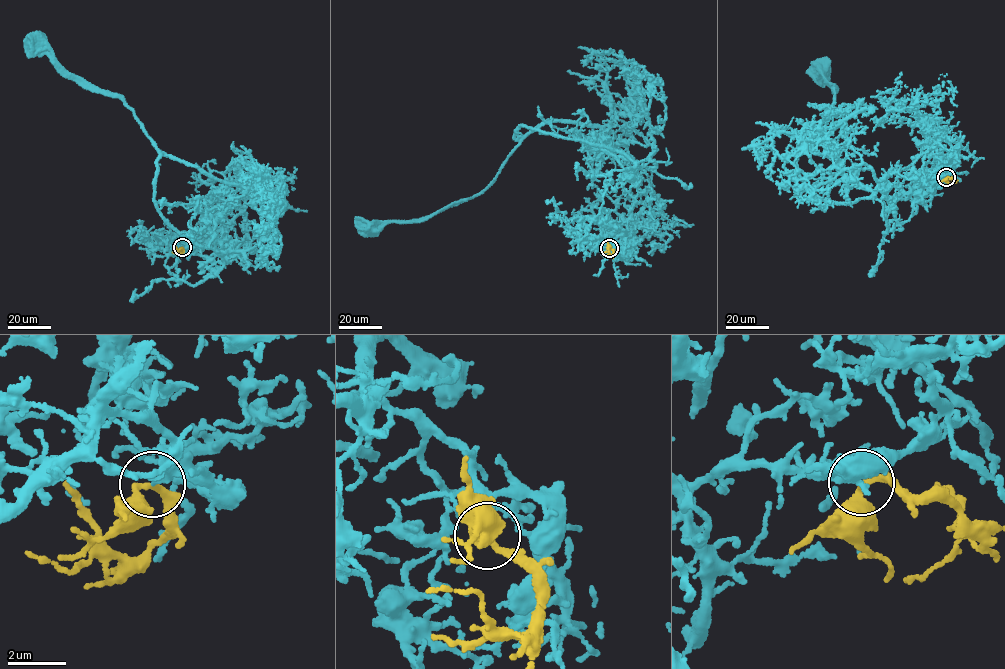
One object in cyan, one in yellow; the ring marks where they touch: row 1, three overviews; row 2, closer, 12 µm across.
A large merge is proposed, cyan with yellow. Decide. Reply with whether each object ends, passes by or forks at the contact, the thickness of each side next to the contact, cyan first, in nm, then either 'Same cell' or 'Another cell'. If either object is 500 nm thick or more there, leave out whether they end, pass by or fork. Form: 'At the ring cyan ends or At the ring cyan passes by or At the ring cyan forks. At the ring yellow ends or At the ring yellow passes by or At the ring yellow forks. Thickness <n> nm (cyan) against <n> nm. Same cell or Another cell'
At the ring cyan ends. At the ring yellow passes by. Thickness 220 nm (cyan) against 200 nm. Same cell

